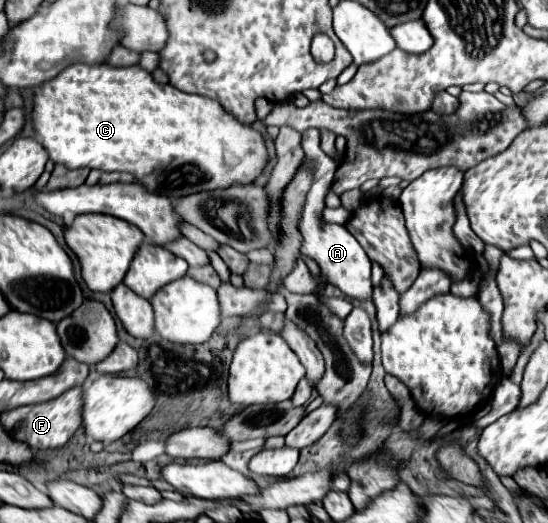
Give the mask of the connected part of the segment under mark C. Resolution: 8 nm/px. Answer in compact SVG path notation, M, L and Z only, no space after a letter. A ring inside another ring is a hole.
M73 63L65 67L63 73L33 89L31 123L53 163L65 165L67 169L89 167L101 171L125 171L135 175L147 191L165 197L225 189L233 183L249 185L267 163L263 137L251 125L239 123L215 99L155 83L151 73L137 65L111 67L107 63Z

